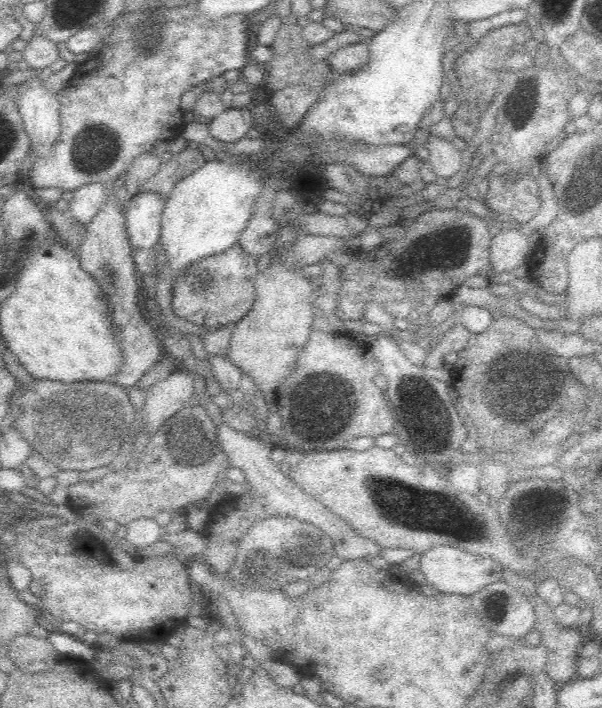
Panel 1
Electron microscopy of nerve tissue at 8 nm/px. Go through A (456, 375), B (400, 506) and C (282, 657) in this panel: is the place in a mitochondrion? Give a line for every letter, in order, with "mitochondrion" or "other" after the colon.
A: other
B: mitochondrion
C: other

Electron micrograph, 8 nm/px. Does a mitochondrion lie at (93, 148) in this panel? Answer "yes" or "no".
yes

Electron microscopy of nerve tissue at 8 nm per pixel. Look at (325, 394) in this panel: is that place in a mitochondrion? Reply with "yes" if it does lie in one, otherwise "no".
yes

